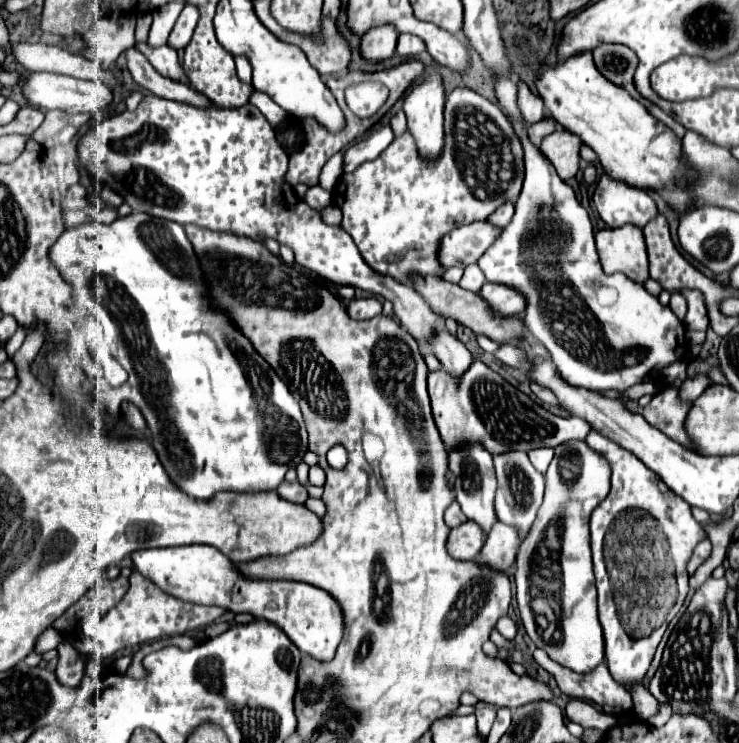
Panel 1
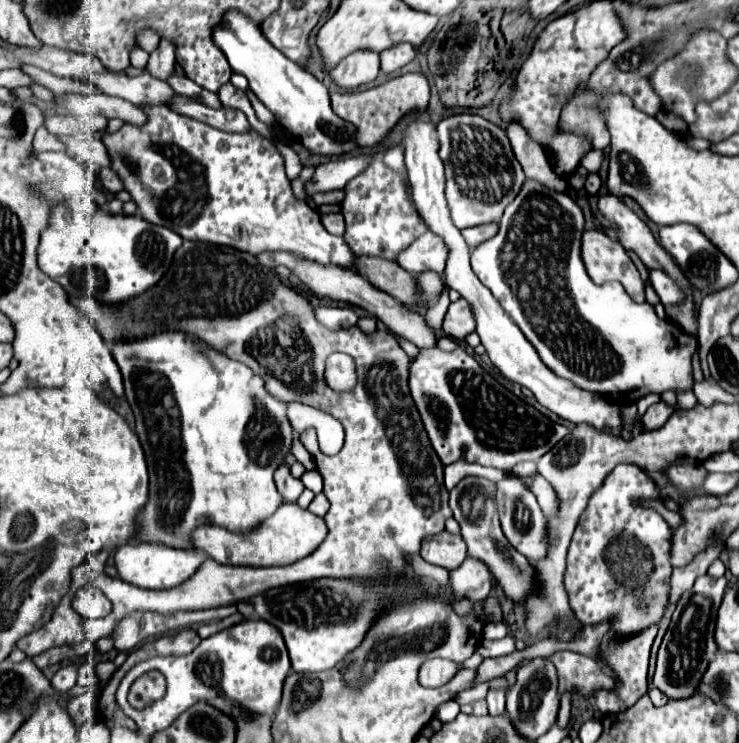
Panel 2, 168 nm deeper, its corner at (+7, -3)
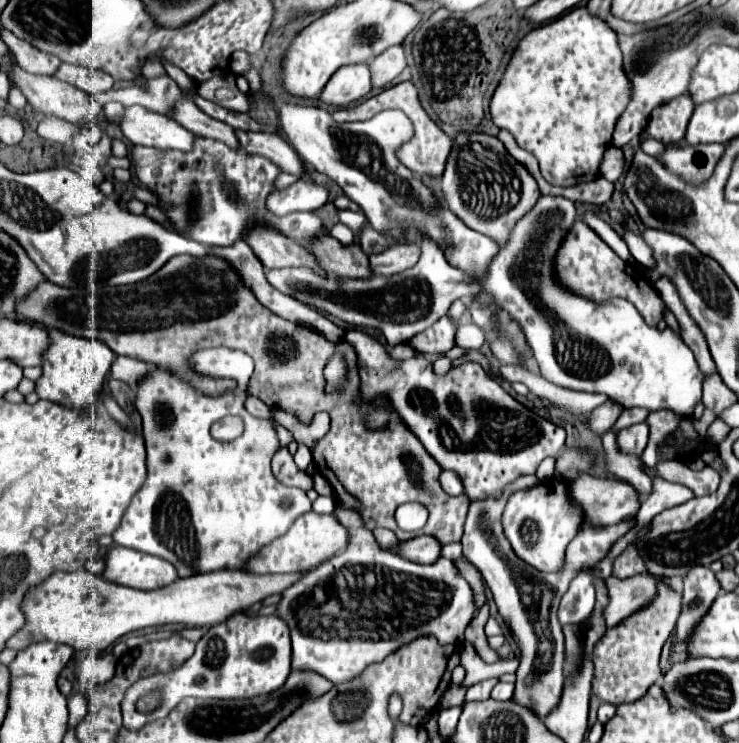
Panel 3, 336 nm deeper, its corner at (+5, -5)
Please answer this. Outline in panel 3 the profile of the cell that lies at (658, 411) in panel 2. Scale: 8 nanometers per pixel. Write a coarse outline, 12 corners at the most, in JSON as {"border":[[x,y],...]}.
{"border":[[633,424],[619,432],[625,452],[641,454],[649,440],[649,424]]}

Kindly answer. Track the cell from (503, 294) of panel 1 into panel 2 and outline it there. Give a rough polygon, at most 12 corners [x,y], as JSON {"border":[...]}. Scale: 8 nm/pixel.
{"border":[[463,298],[449,304],[443,334],[463,340],[475,330],[471,308]]}

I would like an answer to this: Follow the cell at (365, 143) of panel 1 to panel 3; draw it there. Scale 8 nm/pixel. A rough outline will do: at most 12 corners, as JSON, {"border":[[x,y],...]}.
{"border":[[297,180],[267,198],[269,210],[285,216],[327,204],[323,184]]}

